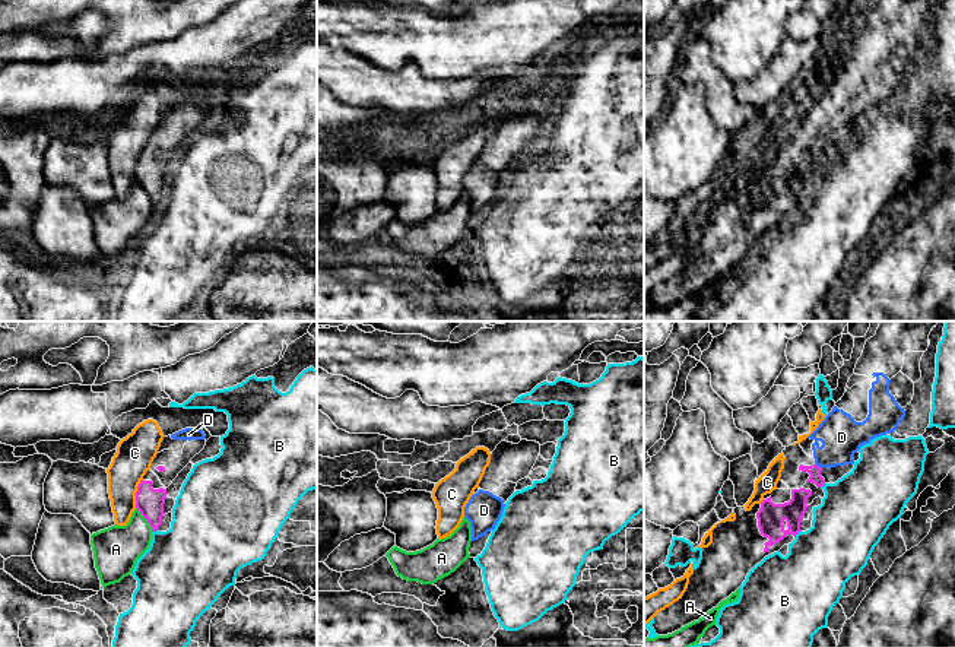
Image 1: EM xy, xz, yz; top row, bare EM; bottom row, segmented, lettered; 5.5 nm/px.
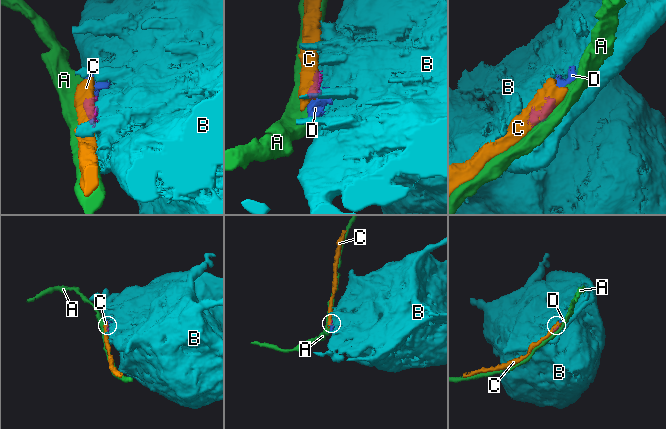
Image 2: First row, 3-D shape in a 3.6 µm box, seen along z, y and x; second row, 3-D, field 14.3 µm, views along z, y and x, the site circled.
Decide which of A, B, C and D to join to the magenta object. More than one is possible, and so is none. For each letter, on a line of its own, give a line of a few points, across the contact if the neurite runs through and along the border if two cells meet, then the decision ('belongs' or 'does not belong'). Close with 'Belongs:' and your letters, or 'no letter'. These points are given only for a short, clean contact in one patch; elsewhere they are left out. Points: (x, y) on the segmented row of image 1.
A: does not belong
B: line xy (158, 529), (152, 532); does not belong
C: does not belong
D: belongs
Belongs: D

